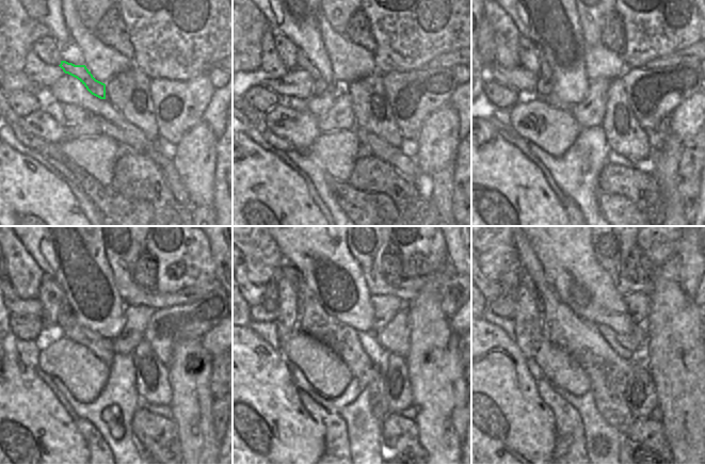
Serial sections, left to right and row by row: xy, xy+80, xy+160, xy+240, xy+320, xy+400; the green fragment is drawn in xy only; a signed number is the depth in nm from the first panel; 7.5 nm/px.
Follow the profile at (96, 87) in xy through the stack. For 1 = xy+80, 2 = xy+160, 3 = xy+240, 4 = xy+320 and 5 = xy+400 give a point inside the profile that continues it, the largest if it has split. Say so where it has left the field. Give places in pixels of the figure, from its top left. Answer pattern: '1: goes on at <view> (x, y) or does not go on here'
1: goes on at xy+80 (303, 63)
2: goes on at xy+160 (545, 83)
3: goes on at xy+240 (65, 311)
4: goes on at xy+320 (287, 271)
5: goes on at xy+400 (525, 278)

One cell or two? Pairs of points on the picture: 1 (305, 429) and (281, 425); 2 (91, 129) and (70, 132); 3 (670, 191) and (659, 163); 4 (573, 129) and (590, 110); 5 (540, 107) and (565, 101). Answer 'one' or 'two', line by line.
1: one
2: one
3: one
4: two
5: two

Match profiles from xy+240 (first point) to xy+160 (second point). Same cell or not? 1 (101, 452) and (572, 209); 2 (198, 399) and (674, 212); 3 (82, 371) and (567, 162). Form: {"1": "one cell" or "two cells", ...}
{"1": "one cell", "2": "one cell", "3": "two cells"}

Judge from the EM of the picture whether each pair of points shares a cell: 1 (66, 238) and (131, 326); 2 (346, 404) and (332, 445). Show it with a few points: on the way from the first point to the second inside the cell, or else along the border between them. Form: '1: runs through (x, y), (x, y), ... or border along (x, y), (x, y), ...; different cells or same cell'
1: border along (127, 305), (125, 307), (124, 327), (112, 339); different cells
2: border along (319, 404), (343, 420), (348, 441); different cells

